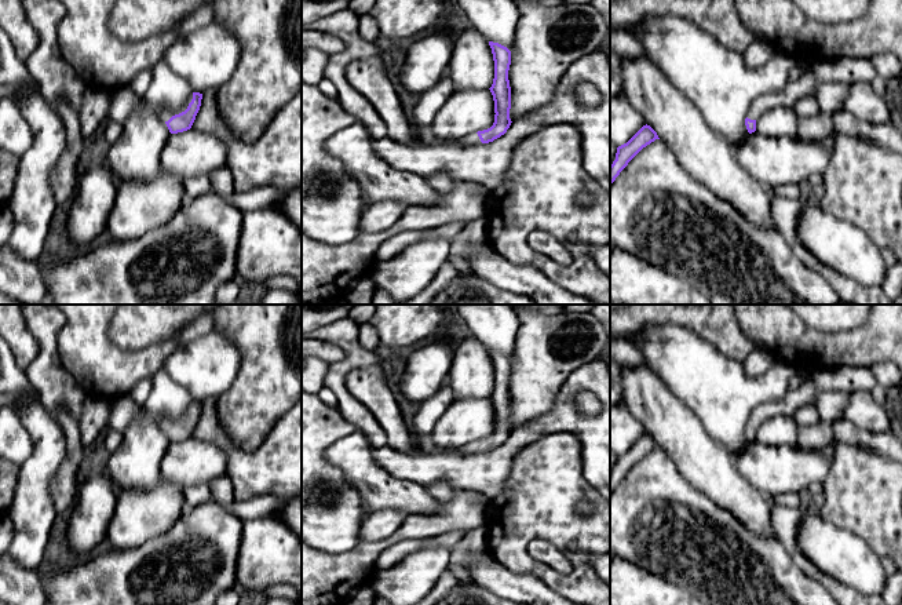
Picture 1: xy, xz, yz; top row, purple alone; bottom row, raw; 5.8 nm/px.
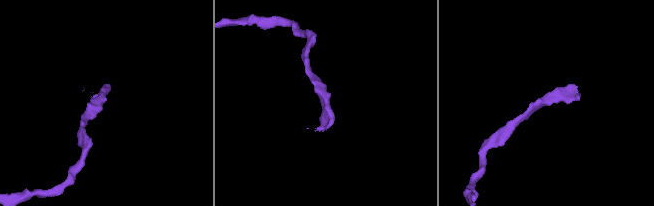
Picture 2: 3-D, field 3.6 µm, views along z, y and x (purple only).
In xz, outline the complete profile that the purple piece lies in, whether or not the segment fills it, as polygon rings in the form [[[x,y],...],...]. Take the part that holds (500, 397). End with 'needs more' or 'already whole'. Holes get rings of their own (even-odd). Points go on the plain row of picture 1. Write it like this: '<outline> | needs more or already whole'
[[[489,350],[494,369],[494,387],[489,397],[494,409],[494,431],[490,437],[478,440],[446,453],[481,453],[489,452],[507,441],[511,434],[511,396],[508,389],[508,379],[511,373],[511,360],[499,353]]] | needs more

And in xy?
[[[193,401],[180,418],[172,420],[162,419],[162,429],[171,442],[183,441],[191,437],[200,419],[201,408],[202,402]]] | needs more

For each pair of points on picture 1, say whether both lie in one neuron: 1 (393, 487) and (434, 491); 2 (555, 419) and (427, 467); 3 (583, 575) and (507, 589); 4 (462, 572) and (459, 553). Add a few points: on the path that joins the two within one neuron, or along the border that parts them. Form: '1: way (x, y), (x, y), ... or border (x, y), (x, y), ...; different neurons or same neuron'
1: border (426, 488), (438, 500); different neurons
2: way (523, 436), (490, 467), (459, 467); same neuron
3: border (512, 571), (533, 573), (554, 590); different neurons
4: way (459, 568), (459, 557); same neuron

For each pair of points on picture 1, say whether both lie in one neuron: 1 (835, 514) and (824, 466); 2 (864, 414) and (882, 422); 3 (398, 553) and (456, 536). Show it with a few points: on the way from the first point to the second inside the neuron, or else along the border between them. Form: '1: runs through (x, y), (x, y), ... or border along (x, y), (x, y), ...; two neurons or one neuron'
1: border along (833, 456), (831, 472), (821, 483); two neurons
2: runs through (868, 415), (877, 421); one neuron
3: runs through (412, 545), (442, 540); one neuron

